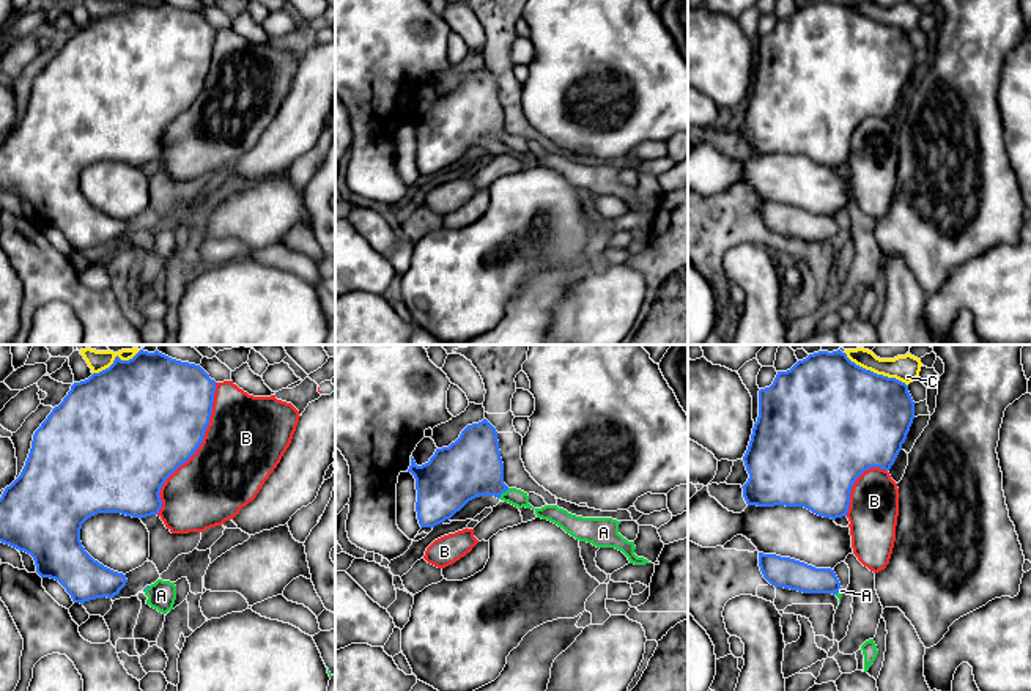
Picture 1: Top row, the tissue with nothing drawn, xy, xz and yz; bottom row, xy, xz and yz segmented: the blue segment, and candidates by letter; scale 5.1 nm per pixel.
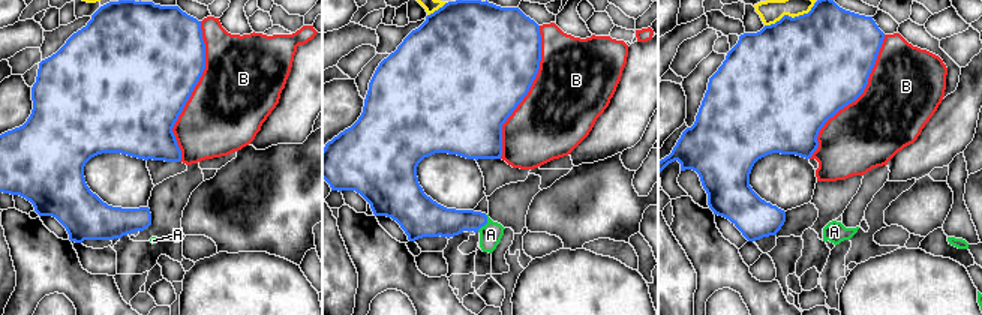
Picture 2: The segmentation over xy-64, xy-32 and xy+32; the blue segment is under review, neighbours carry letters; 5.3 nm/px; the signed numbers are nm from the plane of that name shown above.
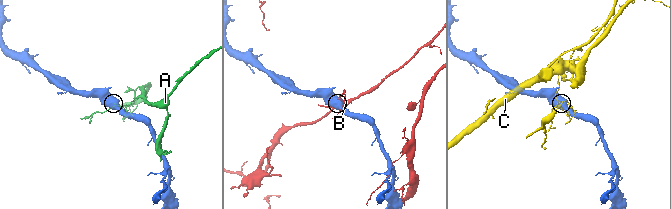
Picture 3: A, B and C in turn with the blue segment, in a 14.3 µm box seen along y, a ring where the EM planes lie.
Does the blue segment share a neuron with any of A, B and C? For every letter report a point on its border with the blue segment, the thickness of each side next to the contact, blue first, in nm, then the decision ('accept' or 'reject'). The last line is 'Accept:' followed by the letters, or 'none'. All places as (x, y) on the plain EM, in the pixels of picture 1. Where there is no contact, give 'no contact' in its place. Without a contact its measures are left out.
A: meets blue in xz at (502, 139); 320 nm thick on the blue side, 90 nm on the other; reject
B: meets blue in xy at (197, 95); 500 nm thick on the blue side, 400 nm on the other; reject
C: meets blue in yz at (875, 21); 500 nm thick on the blue side, 140 nm on the other; reject
Accept: none

